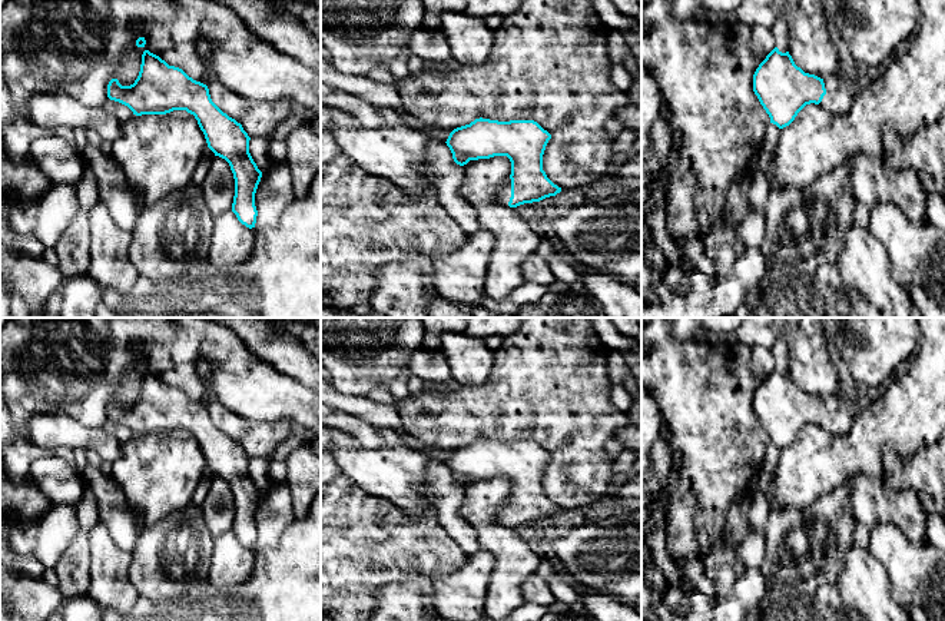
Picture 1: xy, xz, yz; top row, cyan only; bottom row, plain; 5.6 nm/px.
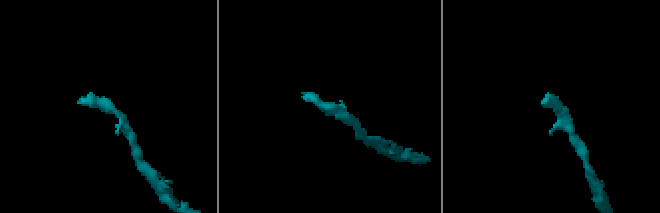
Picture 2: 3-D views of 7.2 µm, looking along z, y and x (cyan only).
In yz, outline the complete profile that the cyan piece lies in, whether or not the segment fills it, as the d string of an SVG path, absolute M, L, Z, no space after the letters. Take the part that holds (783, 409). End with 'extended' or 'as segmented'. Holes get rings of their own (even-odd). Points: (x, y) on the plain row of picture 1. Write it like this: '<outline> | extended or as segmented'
M775 368L753 395L753 412L779 449L789 446L810 424L833 435L848 435L855 409L839 395L823 399L805 393L789 375Z | extended

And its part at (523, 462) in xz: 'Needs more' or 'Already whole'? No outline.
Needs more

